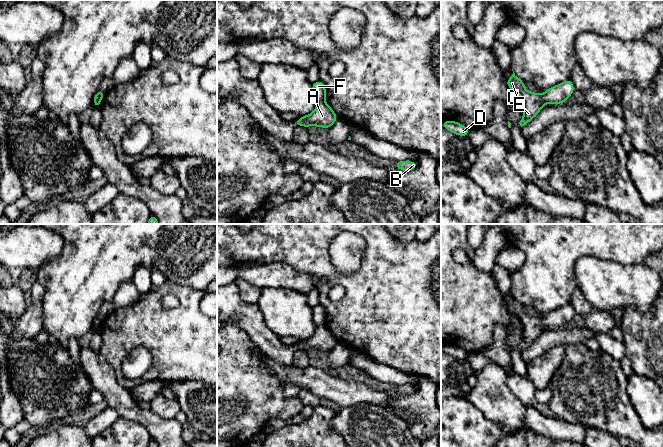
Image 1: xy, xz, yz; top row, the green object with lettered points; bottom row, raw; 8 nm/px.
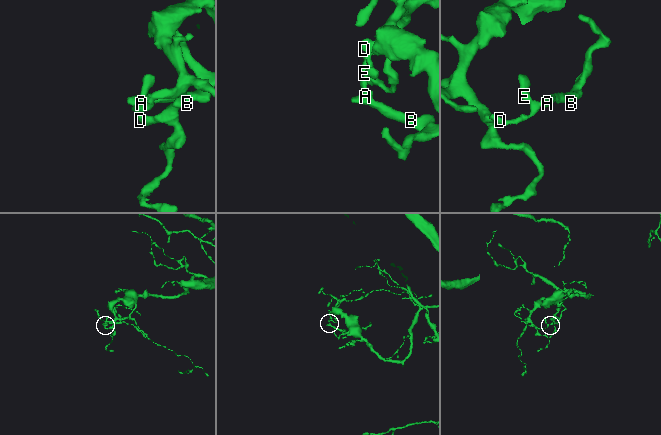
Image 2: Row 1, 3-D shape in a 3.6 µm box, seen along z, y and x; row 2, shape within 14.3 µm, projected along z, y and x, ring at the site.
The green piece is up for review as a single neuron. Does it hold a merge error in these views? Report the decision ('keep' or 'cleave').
cleave

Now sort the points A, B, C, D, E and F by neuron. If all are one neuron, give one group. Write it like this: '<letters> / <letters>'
A B / C D E F

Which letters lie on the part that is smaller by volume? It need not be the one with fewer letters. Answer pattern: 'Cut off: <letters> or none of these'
Cut off: A, B

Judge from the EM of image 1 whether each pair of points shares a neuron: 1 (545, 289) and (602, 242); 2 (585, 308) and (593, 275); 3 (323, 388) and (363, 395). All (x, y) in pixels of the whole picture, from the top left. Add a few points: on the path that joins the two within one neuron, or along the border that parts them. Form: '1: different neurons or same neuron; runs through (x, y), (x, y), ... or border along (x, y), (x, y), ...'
1: same neuron; runs through (555, 273), (586, 242)
2: different neurons; border along (577, 287), (593, 308)
3: same neuron; runs through (333, 390), (353, 393)

